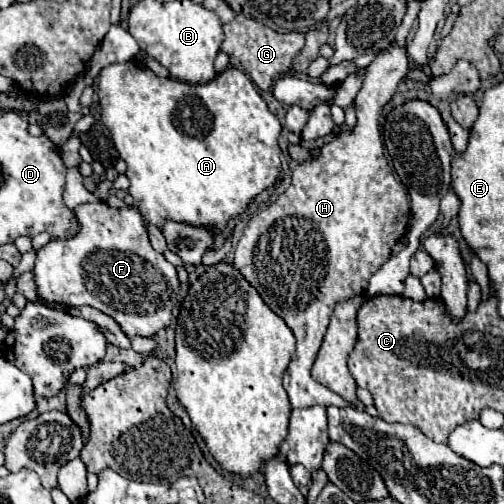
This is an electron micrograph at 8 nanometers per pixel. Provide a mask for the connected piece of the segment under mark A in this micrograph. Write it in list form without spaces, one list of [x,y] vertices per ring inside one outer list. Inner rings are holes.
[[[133,58],[129,62],[111,64],[111,66],[103,68],[99,72],[97,88],[99,88],[97,94],[99,94],[99,104],[101,104],[101,120],[109,128],[119,156],[127,162],[127,178],[131,182],[129,194],[135,198],[135,206],[141,210],[141,214],[157,228],[161,228],[165,220],[177,220],[177,222],[187,222],[187,224],[195,224],[195,226],[211,226],[215,230],[221,230],[227,224],[227,220],[231,220],[233,216],[237,216],[245,210],[245,206],[249,204],[249,200],[253,196],[257,196],[259,192],[269,188],[281,172],[281,148],[279,148],[281,124],[279,124],[277,116],[269,112],[265,100],[259,96],[251,78],[243,70],[229,66],[223,72],[219,72],[211,82],[189,84],[189,82],[181,82],[181,80],[173,80],[173,78],[159,78],[153,74],[153,70],[149,70],[147,66],[141,66],[139,60]]]

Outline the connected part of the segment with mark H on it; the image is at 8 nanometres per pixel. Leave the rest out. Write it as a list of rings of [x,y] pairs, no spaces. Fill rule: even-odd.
[[[387,46],[375,56],[375,60],[365,68],[363,86],[355,98],[357,124],[339,132],[331,142],[327,142],[319,156],[297,164],[291,174],[289,188],[249,220],[241,240],[235,246],[233,266],[251,282],[251,286],[257,288],[265,304],[285,320],[297,338],[297,350],[283,374],[283,386],[289,394],[291,408],[323,404],[325,398],[329,398],[329,404],[337,404],[341,408],[353,406],[349,400],[313,380],[311,366],[319,352],[335,302],[363,294],[373,272],[389,260],[393,246],[407,232],[409,196],[385,160],[383,138],[379,132],[379,112],[391,100],[399,80],[407,74],[407,70],[409,58],[405,46]]]

